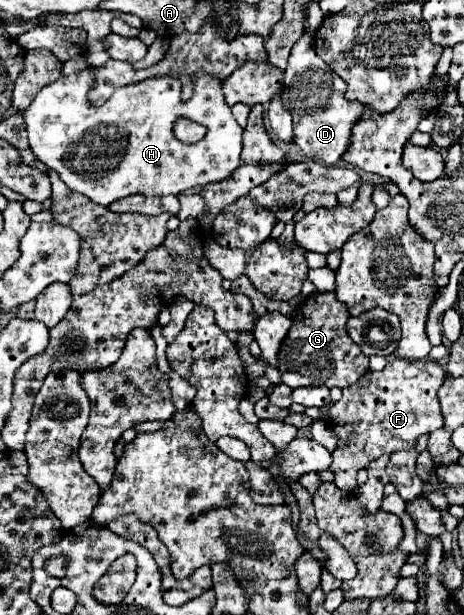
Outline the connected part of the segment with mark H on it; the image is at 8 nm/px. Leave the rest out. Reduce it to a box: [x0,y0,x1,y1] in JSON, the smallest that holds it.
[20,67,242,207]

